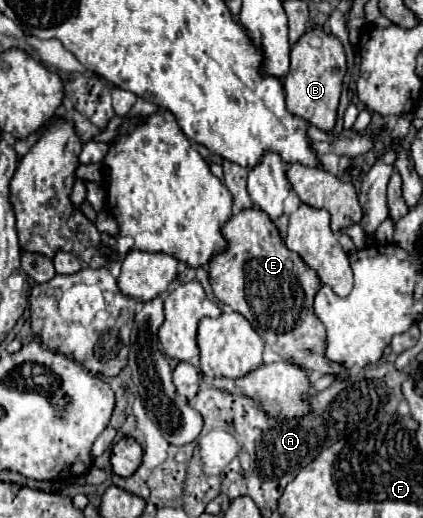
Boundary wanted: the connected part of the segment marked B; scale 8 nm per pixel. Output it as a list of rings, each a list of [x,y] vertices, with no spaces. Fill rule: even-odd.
[[[320,26],[308,30],[308,34],[304,34],[292,46],[290,52],[290,72],[284,80],[286,108],[294,116],[314,124],[324,132],[334,130],[344,74],[346,74],[346,56],[340,40],[332,34],[326,34]]]

